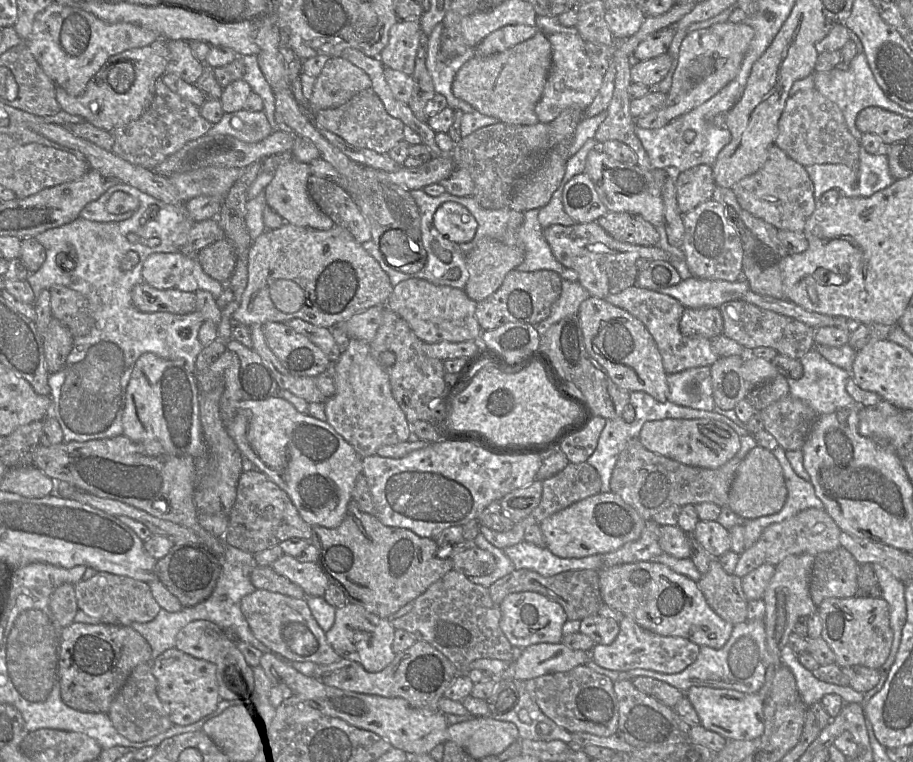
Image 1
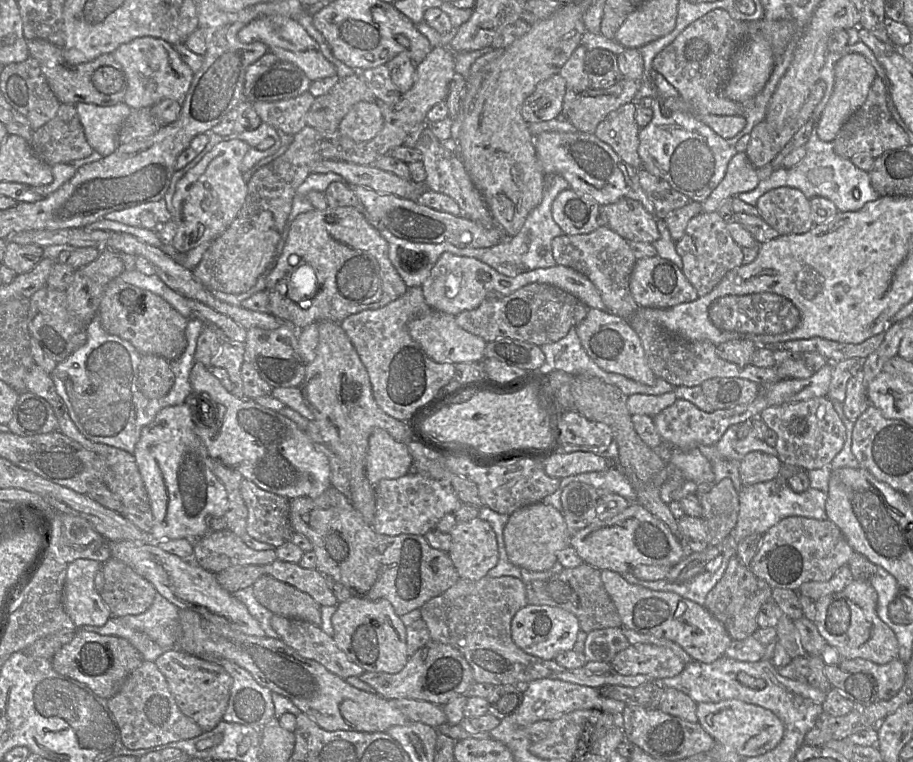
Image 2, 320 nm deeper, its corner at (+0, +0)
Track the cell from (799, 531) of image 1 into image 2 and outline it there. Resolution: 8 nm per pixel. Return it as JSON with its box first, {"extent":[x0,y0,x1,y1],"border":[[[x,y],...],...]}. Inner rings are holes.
{"extent":[749,516,854,591],"border":[[[790,516],[771,527],[762,536],[760,547],[749,568],[755,576],[766,581],[772,589],[784,588],[798,591],[805,582],[830,580],[841,566],[848,565],[853,553],[854,550],[840,529],[829,519],[817,520],[802,516]]]}

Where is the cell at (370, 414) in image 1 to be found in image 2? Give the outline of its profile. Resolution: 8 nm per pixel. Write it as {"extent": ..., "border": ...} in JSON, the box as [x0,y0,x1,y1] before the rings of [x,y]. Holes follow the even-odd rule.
{"extent":[365,428,412,486],"border":[[[375,428],[369,436],[365,471],[375,486],[382,479],[396,479],[412,471],[407,444],[395,440],[386,430]]]}

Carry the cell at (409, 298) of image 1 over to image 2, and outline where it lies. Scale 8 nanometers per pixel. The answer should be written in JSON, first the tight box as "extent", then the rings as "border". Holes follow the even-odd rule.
{"extent":[407,308,487,364],"border":[[[430,308],[428,314],[423,318],[409,321],[407,330],[427,356],[436,362],[450,362],[453,364],[481,362],[485,358],[487,342],[459,327],[455,318],[454,315]]]}

